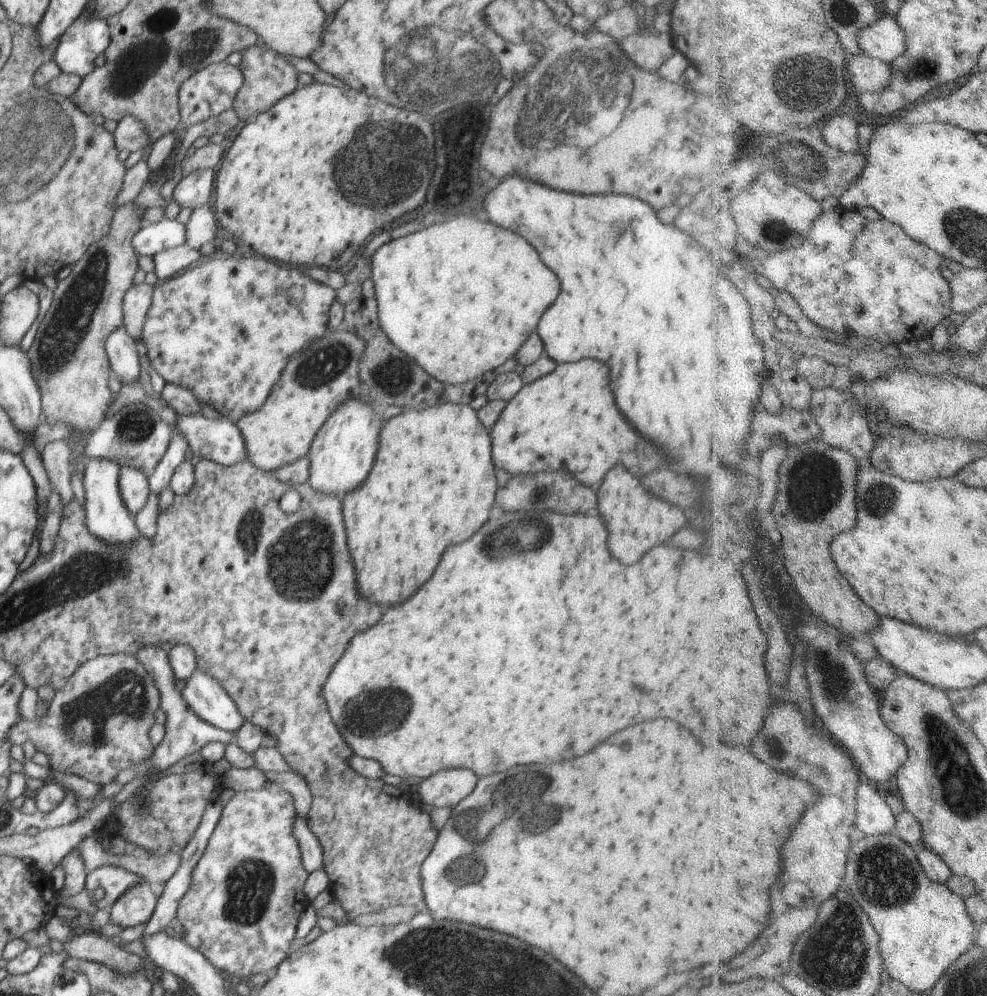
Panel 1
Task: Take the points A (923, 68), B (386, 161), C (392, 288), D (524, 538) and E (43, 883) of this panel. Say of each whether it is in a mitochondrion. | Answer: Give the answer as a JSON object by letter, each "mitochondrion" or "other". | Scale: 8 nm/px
{"A":"mitochondrion","B":"mitochondrion","C":"other","D":"mitochondrion","E":"other"}

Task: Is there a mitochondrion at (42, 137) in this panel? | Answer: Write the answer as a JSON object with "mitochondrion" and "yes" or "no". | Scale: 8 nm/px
{"mitochondrion":"yes"}

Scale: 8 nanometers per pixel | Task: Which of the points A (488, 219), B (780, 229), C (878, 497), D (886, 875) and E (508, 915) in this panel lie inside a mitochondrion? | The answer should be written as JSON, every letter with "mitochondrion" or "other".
{"A":"other","B":"mitochondrion","C":"mitochondrion","D":"mitochondrion","E":"other"}

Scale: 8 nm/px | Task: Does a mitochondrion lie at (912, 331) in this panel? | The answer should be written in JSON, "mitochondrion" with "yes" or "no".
{"mitochondrion":"no"}

